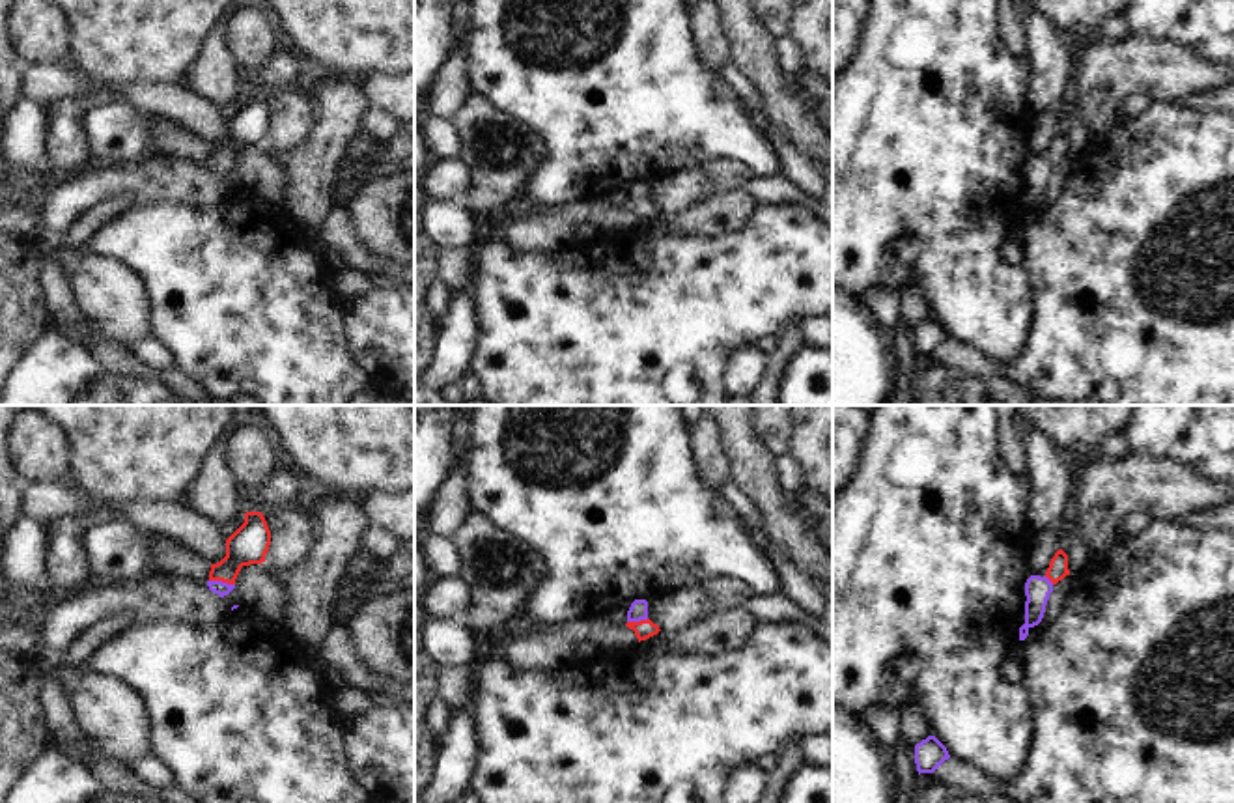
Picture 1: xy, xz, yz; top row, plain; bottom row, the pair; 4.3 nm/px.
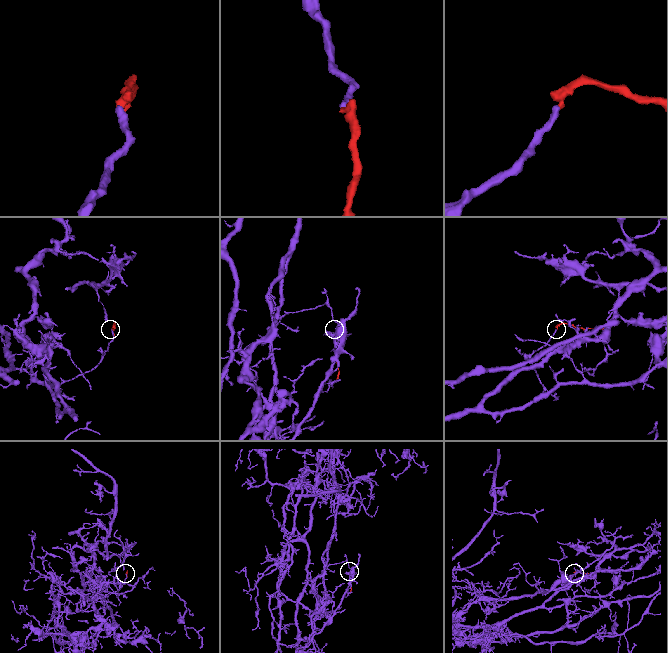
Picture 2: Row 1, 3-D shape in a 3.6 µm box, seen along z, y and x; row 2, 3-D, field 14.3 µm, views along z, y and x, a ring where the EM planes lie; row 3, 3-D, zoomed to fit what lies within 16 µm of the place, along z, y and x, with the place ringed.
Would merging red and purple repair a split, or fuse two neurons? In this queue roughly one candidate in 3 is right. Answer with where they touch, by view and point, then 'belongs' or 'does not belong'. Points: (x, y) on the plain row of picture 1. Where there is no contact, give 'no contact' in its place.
xy (223, 163) | belongs

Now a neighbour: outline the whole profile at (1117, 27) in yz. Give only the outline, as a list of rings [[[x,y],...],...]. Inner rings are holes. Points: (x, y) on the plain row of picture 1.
[[[1111,15],[1103,21],[1105,37],[1118,41],[1131,35],[1131,26],[1126,15]]]

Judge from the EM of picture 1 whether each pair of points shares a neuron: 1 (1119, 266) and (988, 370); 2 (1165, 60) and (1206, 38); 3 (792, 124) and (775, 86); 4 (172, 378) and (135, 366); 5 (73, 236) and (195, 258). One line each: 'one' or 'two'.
1: one
2: two
3: one
4: one
5: two

